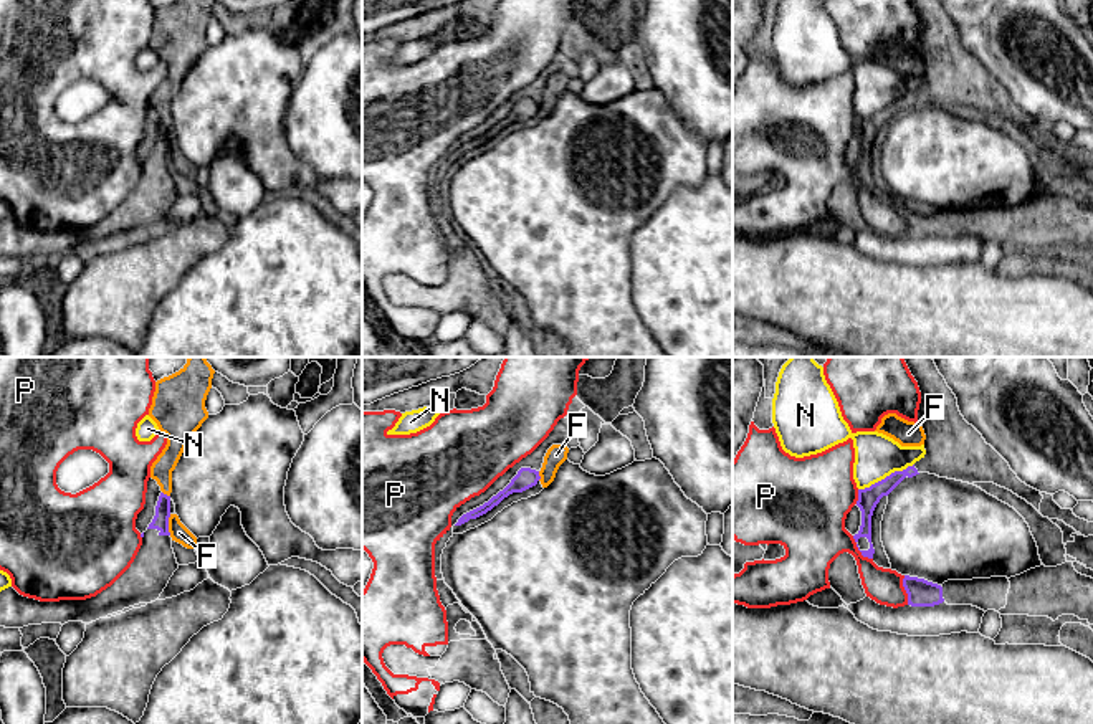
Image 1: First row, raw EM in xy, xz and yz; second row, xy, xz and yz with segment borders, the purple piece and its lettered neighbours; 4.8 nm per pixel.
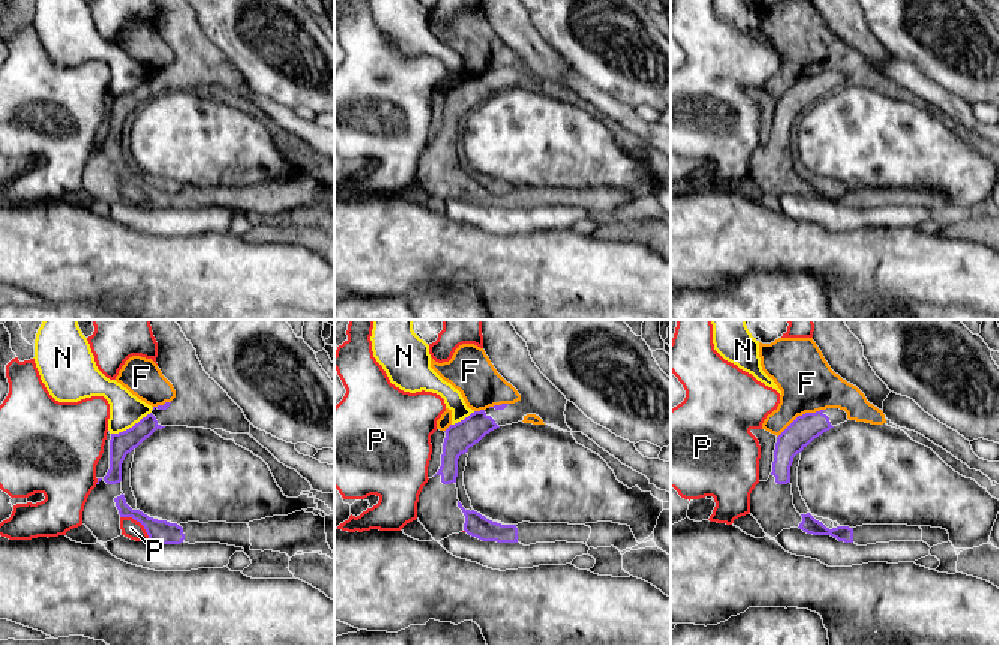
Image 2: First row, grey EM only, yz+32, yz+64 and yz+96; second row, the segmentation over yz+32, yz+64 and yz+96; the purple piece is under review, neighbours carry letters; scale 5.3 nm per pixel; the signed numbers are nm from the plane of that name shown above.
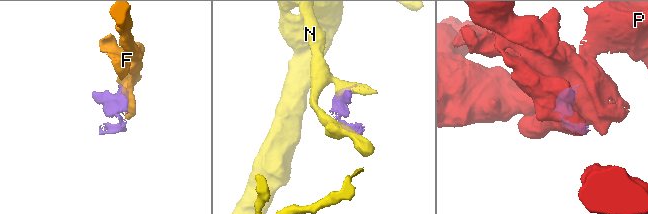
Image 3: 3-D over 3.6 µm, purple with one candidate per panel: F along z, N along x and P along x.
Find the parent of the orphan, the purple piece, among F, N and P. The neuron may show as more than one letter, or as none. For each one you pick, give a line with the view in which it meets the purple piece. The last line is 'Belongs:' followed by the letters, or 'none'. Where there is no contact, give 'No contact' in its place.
Belongs: none

